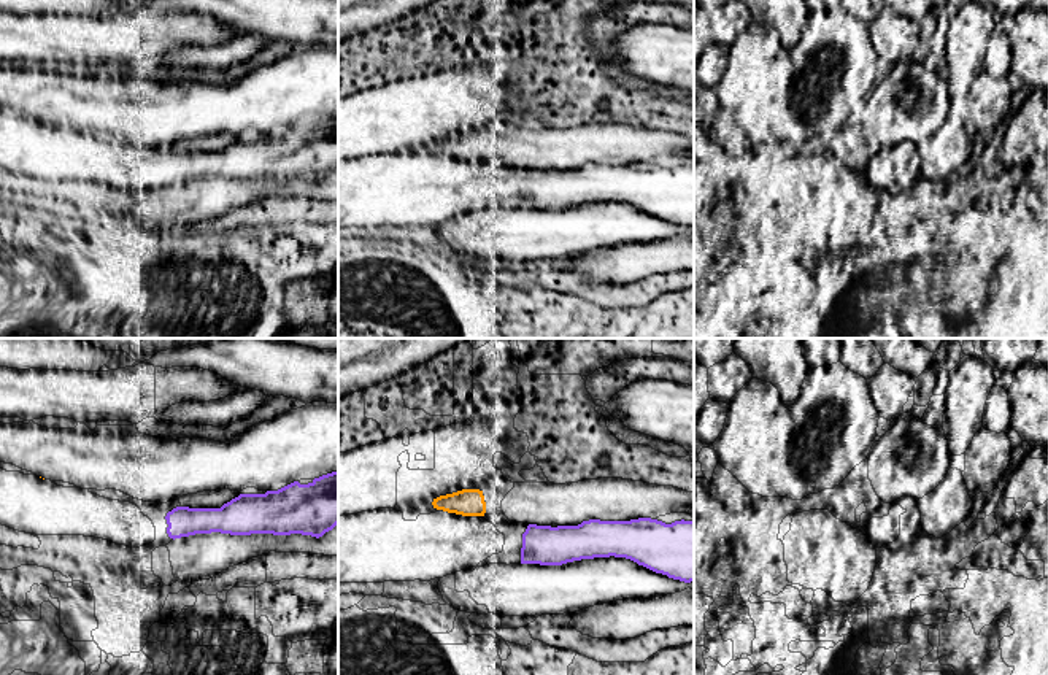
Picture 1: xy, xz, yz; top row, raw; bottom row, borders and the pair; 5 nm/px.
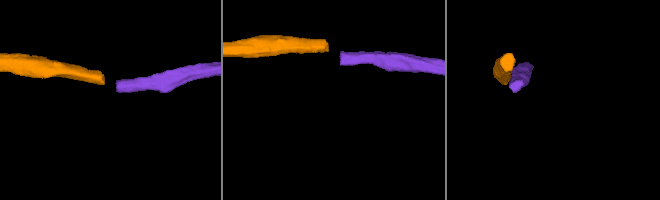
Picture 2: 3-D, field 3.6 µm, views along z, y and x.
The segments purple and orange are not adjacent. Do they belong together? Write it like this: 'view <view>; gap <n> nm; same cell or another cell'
view xz; gap 220 nm; another cell

